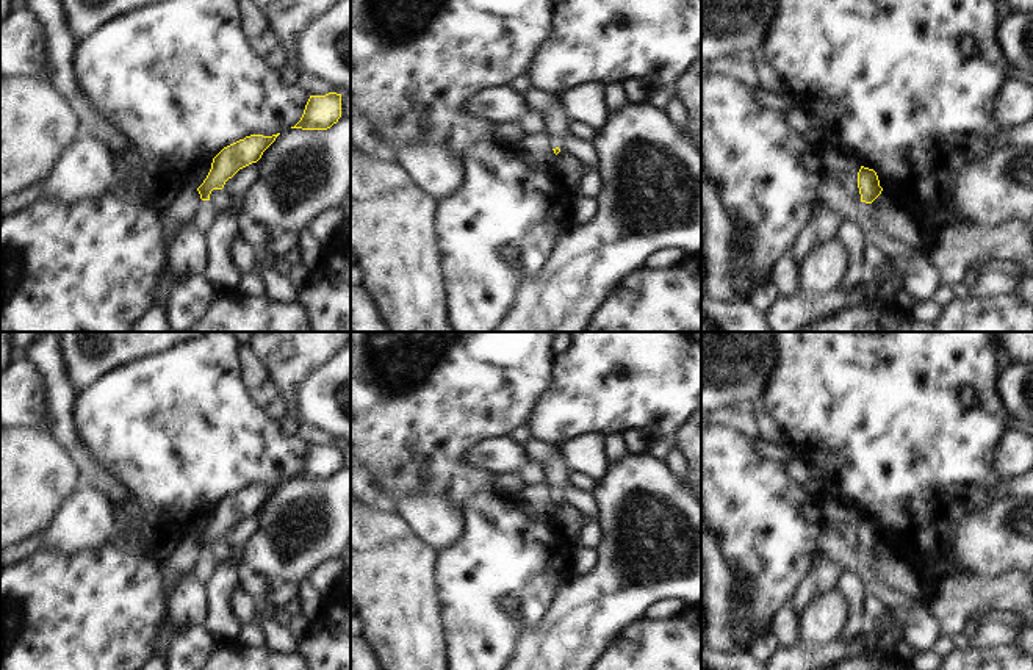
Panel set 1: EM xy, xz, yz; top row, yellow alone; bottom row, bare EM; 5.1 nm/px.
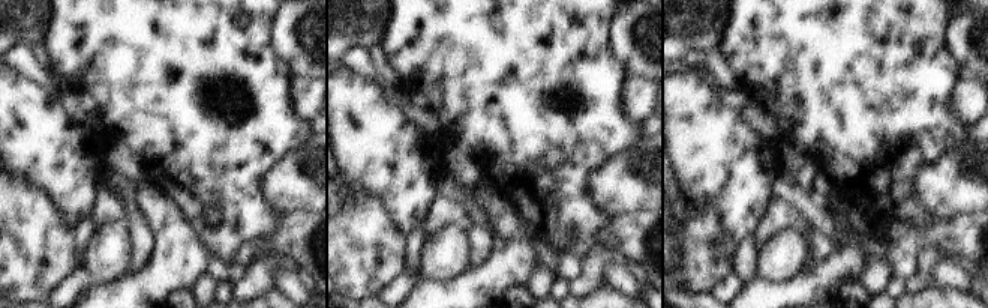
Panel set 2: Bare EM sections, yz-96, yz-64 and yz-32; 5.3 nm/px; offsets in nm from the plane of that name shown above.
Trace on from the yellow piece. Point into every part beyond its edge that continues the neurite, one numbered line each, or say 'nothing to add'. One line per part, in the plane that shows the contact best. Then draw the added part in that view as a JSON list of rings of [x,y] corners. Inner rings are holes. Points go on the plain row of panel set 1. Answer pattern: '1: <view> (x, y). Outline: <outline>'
nothing to add.

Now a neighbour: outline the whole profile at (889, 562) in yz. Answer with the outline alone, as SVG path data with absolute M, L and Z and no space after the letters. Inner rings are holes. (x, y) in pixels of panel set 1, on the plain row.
M881 542L870 554L870 568L881 584L903 596L927 598L930 592L908 562L906 548L902 545Z

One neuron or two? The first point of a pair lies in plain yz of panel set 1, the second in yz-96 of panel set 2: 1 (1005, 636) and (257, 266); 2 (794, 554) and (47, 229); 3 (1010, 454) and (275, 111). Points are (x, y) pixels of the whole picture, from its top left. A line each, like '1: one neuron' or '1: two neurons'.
1: two neurons
2: two neurons
3: two neurons

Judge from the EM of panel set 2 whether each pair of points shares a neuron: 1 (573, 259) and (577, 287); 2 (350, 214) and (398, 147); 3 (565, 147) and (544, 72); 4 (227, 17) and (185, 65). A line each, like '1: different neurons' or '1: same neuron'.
1: different neurons
2: different neurons
3: same neuron
4: same neuron

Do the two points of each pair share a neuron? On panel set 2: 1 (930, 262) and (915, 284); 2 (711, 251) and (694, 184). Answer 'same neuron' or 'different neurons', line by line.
1: same neuron
2: different neurons

